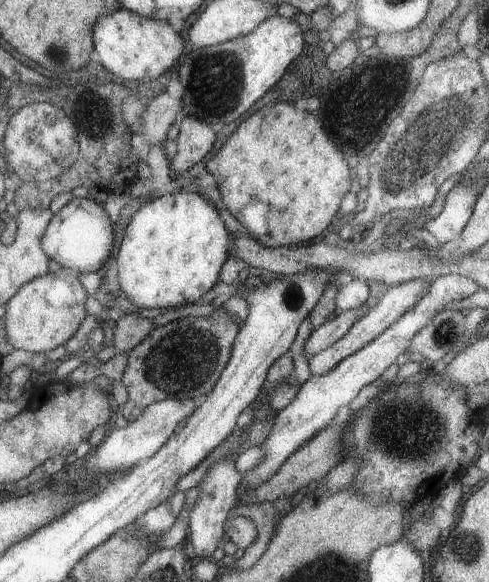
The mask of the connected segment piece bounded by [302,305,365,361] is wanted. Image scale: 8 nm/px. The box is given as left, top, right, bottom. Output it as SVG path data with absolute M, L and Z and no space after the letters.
M361 305L355 310L344 310L337 314L333 320L327 319L321 326L313 328L303 342L303 356L306 360L311 360L315 354L325 350L327 346L335 344L341 338L347 329L365 312L365 306Z

